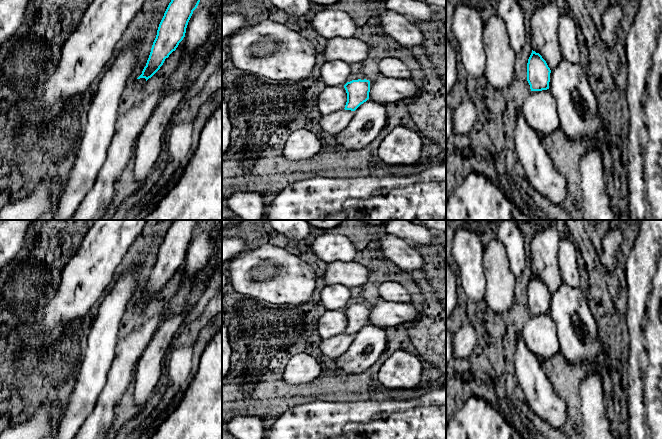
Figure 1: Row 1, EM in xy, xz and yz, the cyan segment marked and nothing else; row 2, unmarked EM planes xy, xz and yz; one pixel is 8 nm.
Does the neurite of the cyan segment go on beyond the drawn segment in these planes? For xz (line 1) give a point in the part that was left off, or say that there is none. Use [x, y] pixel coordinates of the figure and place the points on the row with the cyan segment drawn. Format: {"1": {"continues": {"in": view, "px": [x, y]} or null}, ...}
{"1": {"continues": null}}

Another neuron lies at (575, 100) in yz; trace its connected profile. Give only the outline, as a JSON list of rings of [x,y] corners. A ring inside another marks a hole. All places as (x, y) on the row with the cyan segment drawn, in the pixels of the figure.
[[[562,58],[557,67],[551,70],[549,90],[555,99],[560,120],[560,129],[569,140],[583,140],[587,147],[598,146],[607,148],[604,141],[609,134],[607,118],[598,113],[598,103],[594,90],[590,86],[587,73],[579,64],[573,64]]]

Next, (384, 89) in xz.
[[[381,76],[370,81],[369,99],[382,104],[408,100],[415,97],[422,88],[414,78]]]

